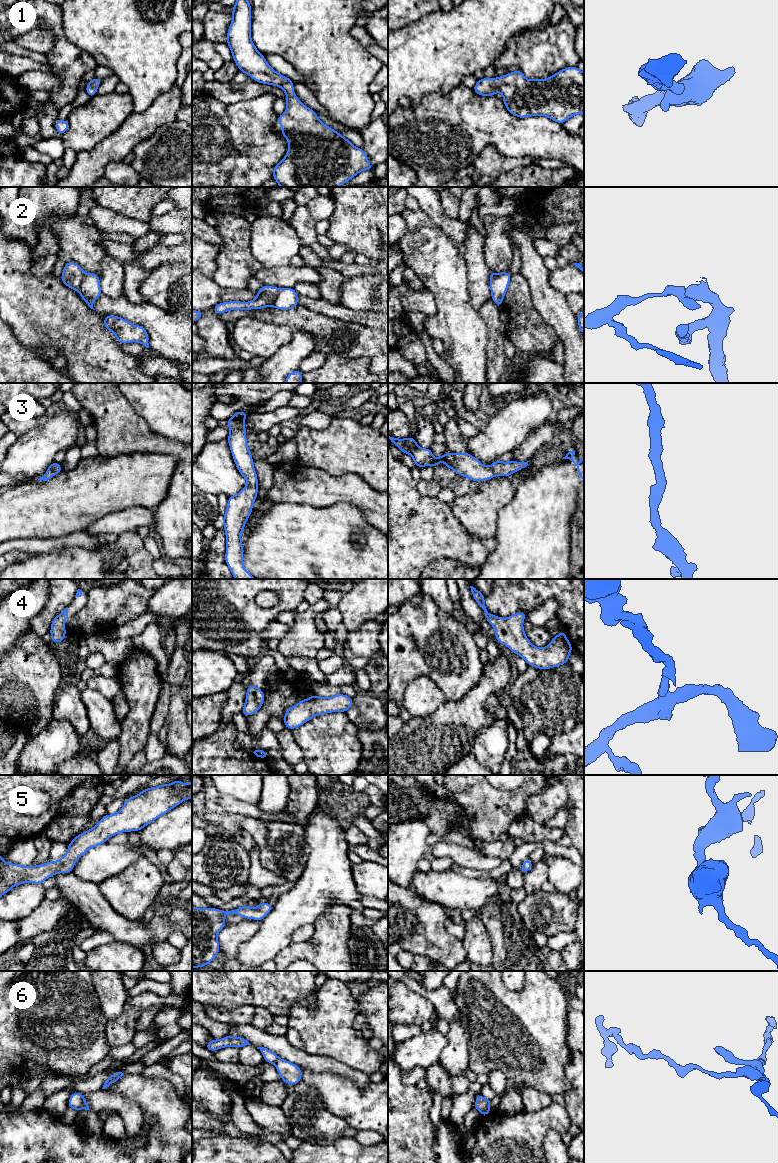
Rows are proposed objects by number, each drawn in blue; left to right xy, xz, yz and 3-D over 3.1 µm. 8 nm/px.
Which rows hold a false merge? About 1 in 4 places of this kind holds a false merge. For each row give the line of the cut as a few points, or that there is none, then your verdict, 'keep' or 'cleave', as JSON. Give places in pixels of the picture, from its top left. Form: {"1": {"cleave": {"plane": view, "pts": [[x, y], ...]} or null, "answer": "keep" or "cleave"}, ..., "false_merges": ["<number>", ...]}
{"1": {"cleave": null, "answer": "keep"}, "2": {"cleave": {"plane": "xy", "pts": [[85, 273], [77, 290]]}, "answer": "cleave"}, "3": {"cleave": null, "answer": "keep"}, "4": {"cleave": null, "answer": "keep"}, "5": {"cleave": null, "answer": "keep"}, "6": {"cleave": {"plane": "xy", "pts": [[83, 1095], [81, 1108]]}, "answer": "cleave"}, "false_merges": ["2", "6"]}

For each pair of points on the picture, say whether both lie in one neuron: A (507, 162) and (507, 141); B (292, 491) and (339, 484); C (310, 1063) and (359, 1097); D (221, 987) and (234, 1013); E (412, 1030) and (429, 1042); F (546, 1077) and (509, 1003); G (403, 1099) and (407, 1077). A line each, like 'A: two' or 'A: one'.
A: two
B: one
C: two
D: two
E: two
F: one
G: two

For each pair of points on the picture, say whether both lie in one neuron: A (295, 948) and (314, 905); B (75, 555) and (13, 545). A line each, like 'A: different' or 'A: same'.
A: different
B: different

